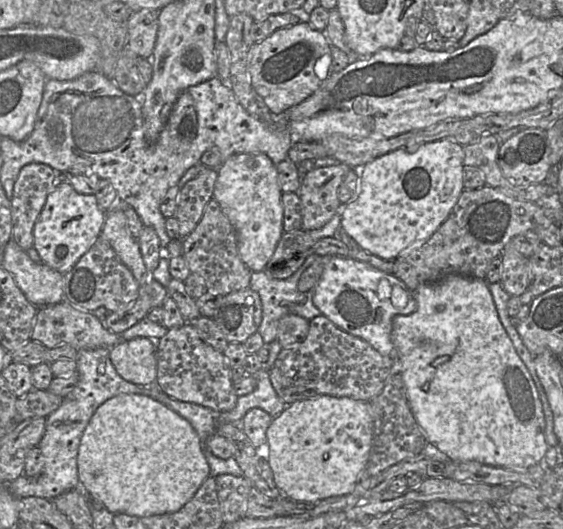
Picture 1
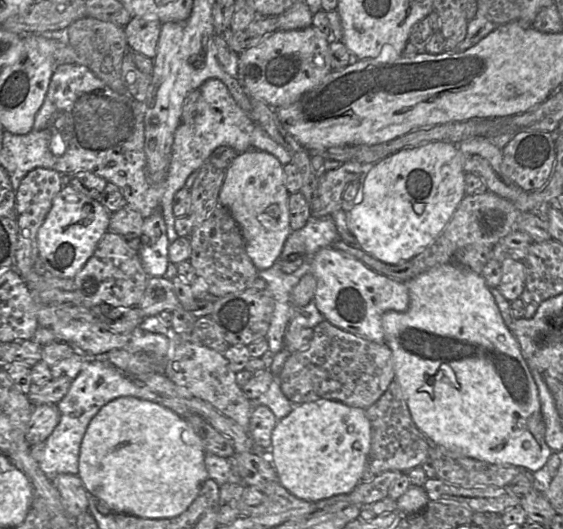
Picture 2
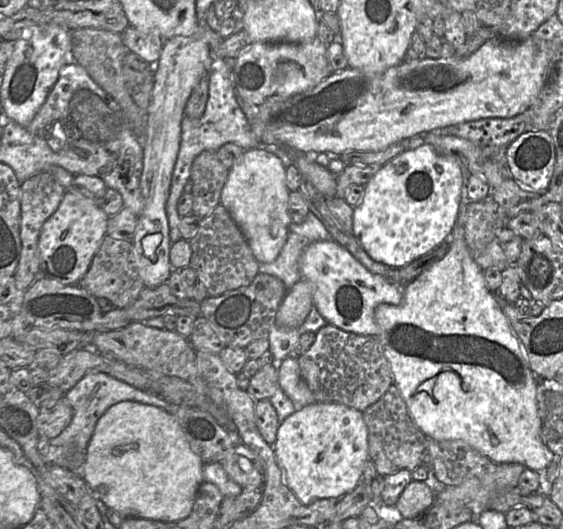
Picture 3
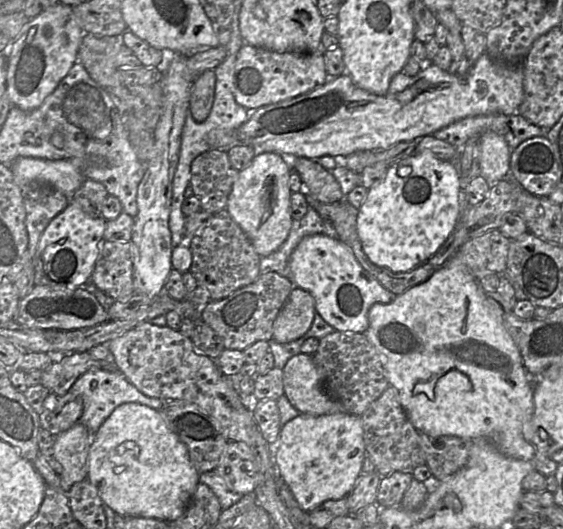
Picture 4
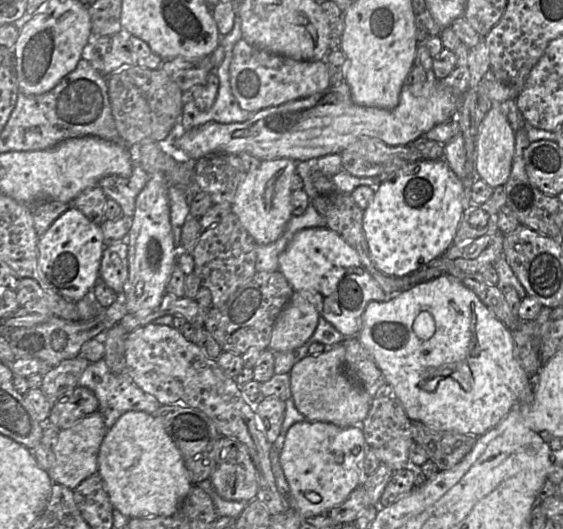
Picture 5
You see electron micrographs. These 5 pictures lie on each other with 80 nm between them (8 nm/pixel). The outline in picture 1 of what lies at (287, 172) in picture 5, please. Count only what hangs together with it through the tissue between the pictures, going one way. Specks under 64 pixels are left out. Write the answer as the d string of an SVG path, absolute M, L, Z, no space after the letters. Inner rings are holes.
M235 154L218 169L213 199L234 227L239 256L251 272L265 269L284 233L282 194L277 167L265 154Z

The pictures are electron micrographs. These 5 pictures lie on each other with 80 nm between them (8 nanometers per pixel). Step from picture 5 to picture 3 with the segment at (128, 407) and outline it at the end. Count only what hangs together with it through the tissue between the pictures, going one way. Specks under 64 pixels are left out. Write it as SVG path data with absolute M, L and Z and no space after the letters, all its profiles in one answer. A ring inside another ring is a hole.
M103 372L87 373L71 389L65 392L63 397L72 407L73 416L69 425L58 436L50 439L48 453L43 456L43 459L47 465L56 464L65 468L68 468L68 452L71 447L73 447L73 454L82 453L84 460L85 450L98 419L112 405L120 401L131 400L170 411L170 404L173 404Z

